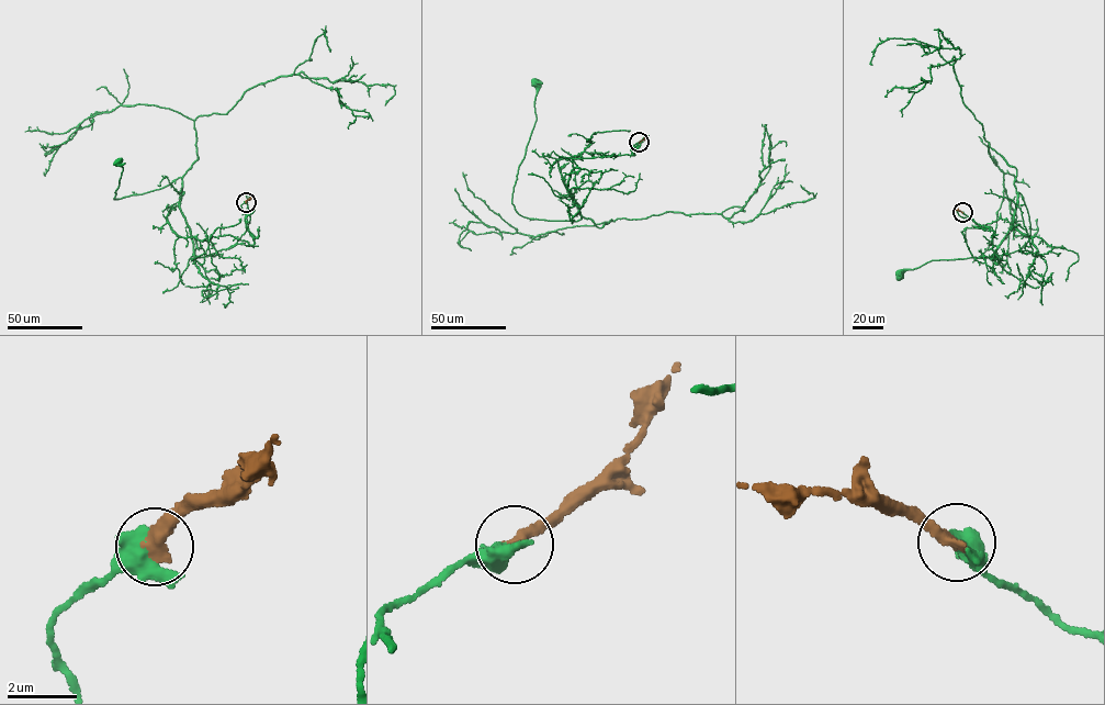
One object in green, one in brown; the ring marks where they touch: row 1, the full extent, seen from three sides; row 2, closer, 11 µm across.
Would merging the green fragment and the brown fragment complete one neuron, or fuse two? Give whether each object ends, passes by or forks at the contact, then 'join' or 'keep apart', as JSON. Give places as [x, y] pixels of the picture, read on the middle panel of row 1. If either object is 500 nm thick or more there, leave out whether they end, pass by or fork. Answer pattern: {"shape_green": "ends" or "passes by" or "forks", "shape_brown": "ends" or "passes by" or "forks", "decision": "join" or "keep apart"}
{"decision": "join"}

